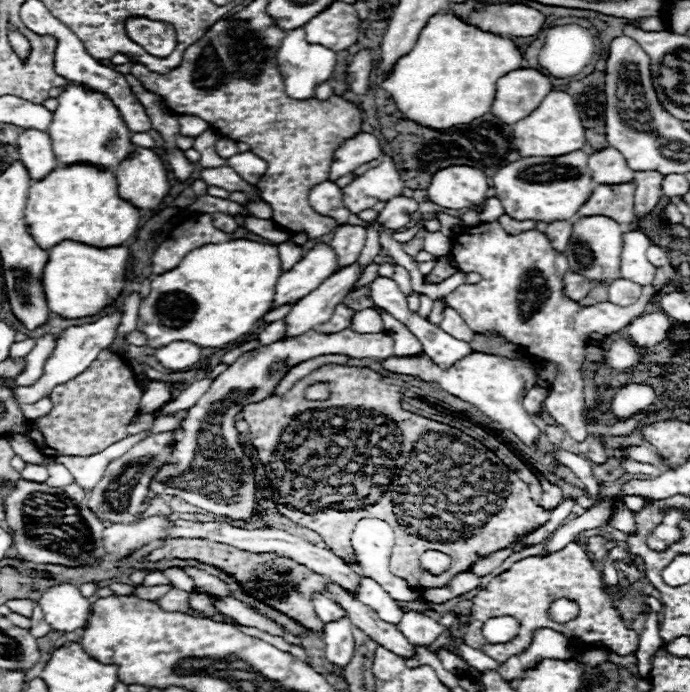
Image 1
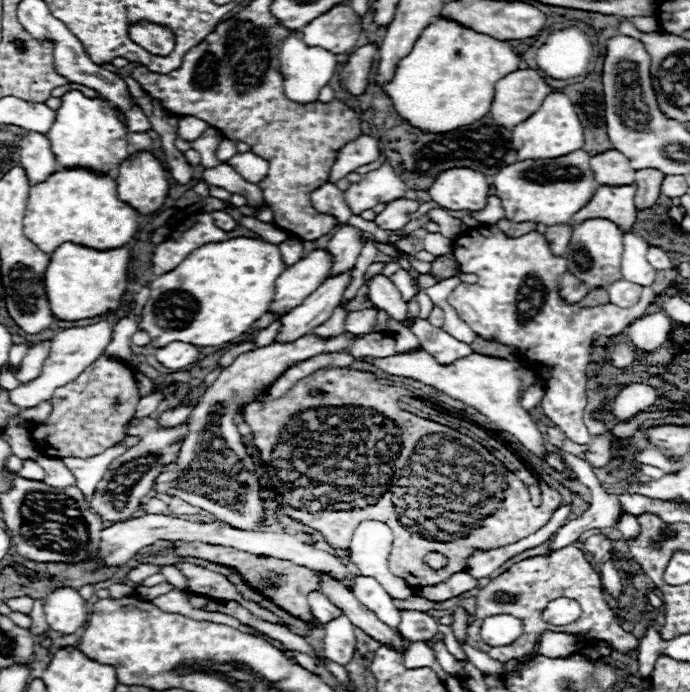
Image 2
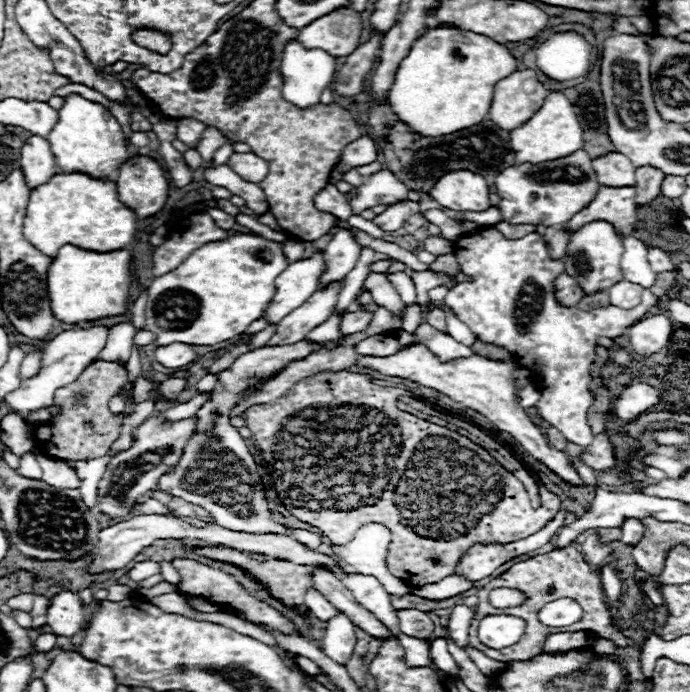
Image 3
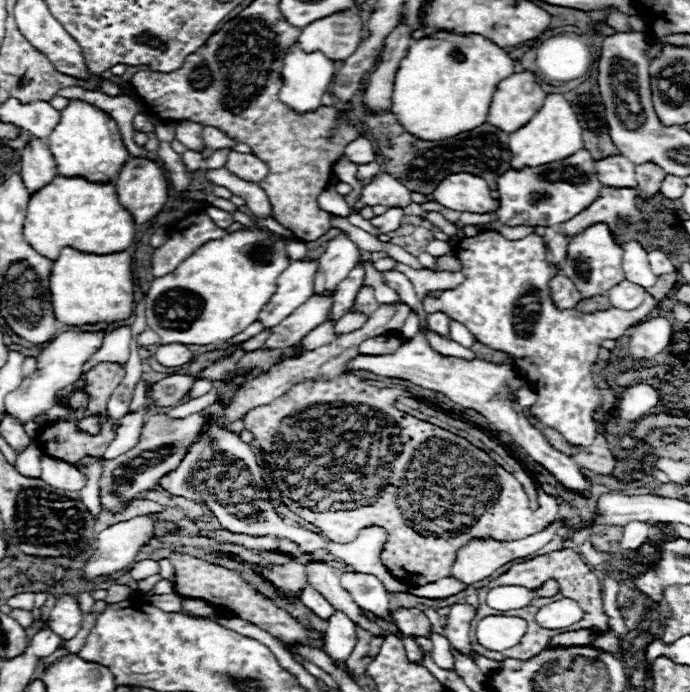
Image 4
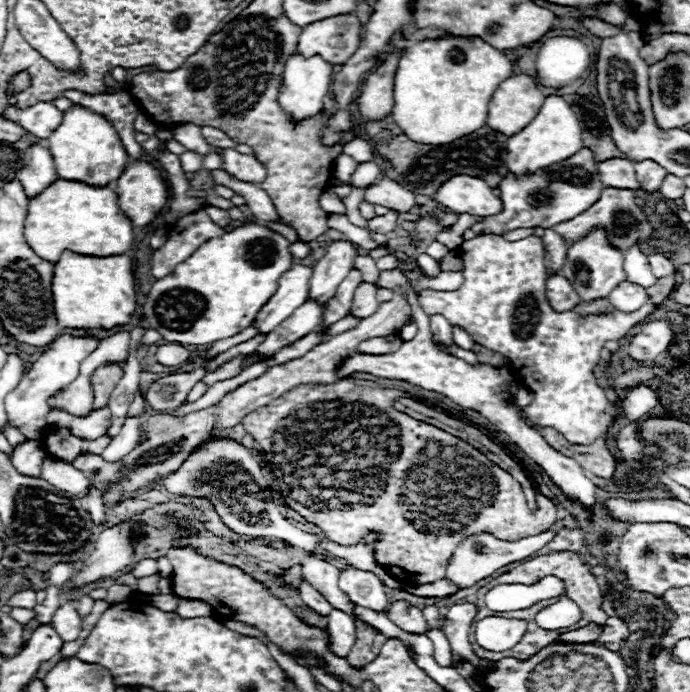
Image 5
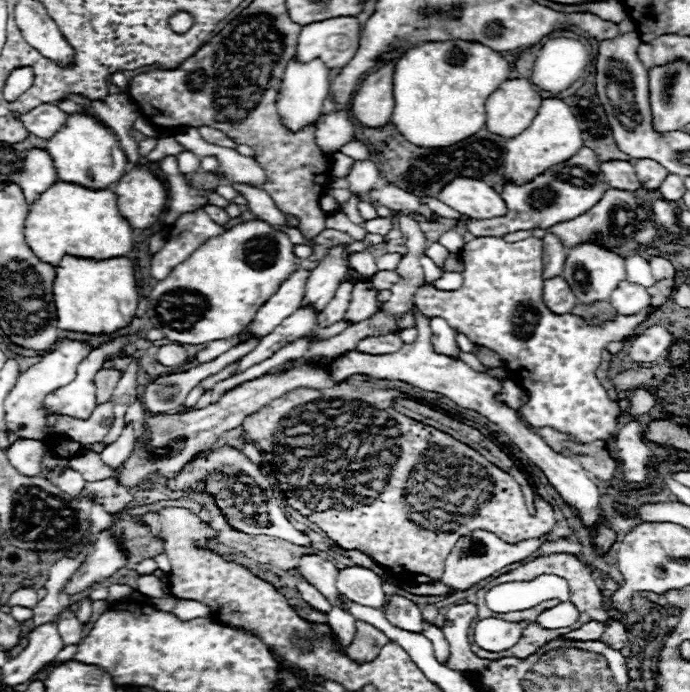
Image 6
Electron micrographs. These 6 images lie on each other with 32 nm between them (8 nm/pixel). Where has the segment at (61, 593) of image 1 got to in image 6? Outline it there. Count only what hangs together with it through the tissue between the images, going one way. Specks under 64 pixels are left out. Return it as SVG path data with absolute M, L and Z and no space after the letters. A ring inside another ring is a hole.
M64 612L64 616L58 620L58 632L62 636L64 646L68 644L78 644L82 640L82 624L72 612Z

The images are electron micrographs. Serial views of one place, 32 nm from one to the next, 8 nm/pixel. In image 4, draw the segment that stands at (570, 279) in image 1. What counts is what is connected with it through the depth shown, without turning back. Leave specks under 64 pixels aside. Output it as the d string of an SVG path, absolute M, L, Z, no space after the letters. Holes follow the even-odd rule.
M554 276L554 280L550 280L550 296L556 308L574 308L582 300L580 292L566 276Z

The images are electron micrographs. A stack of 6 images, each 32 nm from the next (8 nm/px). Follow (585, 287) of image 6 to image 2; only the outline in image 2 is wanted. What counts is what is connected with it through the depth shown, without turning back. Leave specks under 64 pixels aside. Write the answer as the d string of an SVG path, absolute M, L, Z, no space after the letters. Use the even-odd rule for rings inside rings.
M594 218L594 220L586 220L582 222L580 226L574 228L572 232L572 238L570 238L570 244L568 244L568 250L566 250L566 262L568 262L568 272L578 276L578 280L582 280L590 290L594 288L608 288L610 284L614 284L614 280L624 279L624 272L622 272L622 261L621 261L621 274L620 274L620 256L622 256L622 230L606 220L606 218Z

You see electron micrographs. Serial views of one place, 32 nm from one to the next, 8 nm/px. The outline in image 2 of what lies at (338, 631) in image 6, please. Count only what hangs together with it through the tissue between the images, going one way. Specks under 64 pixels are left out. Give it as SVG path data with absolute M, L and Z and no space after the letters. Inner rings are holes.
M342 614L324 626L324 656L336 664L346 666L354 654L354 624Z

